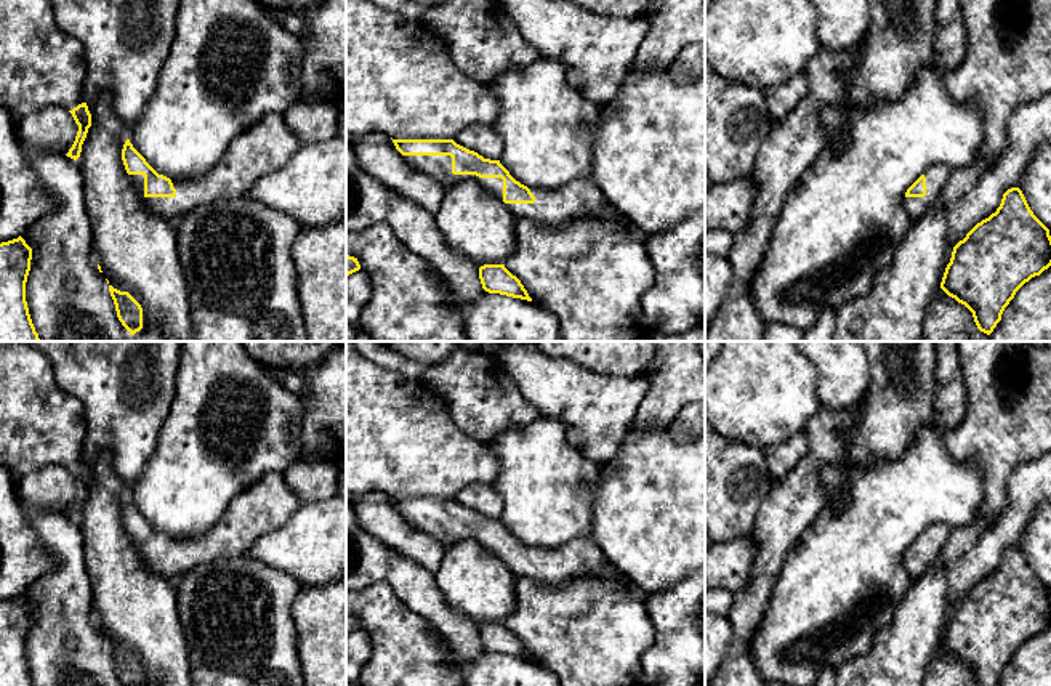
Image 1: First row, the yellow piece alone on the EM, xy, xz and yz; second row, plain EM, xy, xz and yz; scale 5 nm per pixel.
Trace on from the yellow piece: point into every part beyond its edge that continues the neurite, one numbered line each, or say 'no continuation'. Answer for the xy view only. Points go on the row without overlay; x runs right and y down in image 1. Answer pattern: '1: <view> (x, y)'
1: xy (266, 505)

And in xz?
1: xz (439, 526)

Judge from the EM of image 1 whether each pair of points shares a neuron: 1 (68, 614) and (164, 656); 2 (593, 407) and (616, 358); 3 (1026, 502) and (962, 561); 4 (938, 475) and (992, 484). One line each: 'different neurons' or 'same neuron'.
1: different neurons
2: different neurons
3: same neuron
4: different neurons

